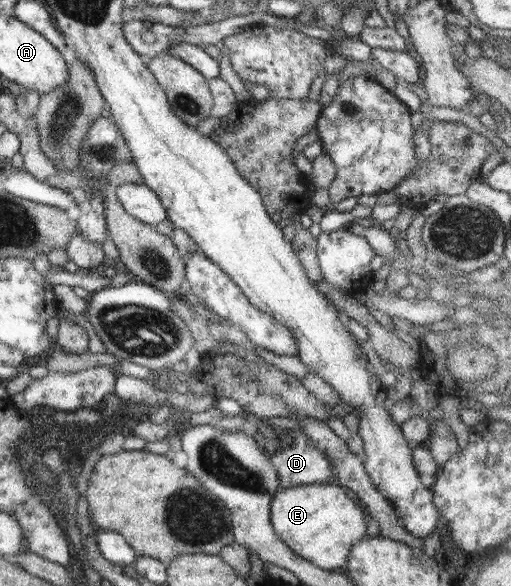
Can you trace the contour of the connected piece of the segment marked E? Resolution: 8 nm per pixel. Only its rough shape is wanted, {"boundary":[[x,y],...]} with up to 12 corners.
{"boundary":[[335,482],[278,489],[271,523],[322,570],[346,564],[369,519]]}

